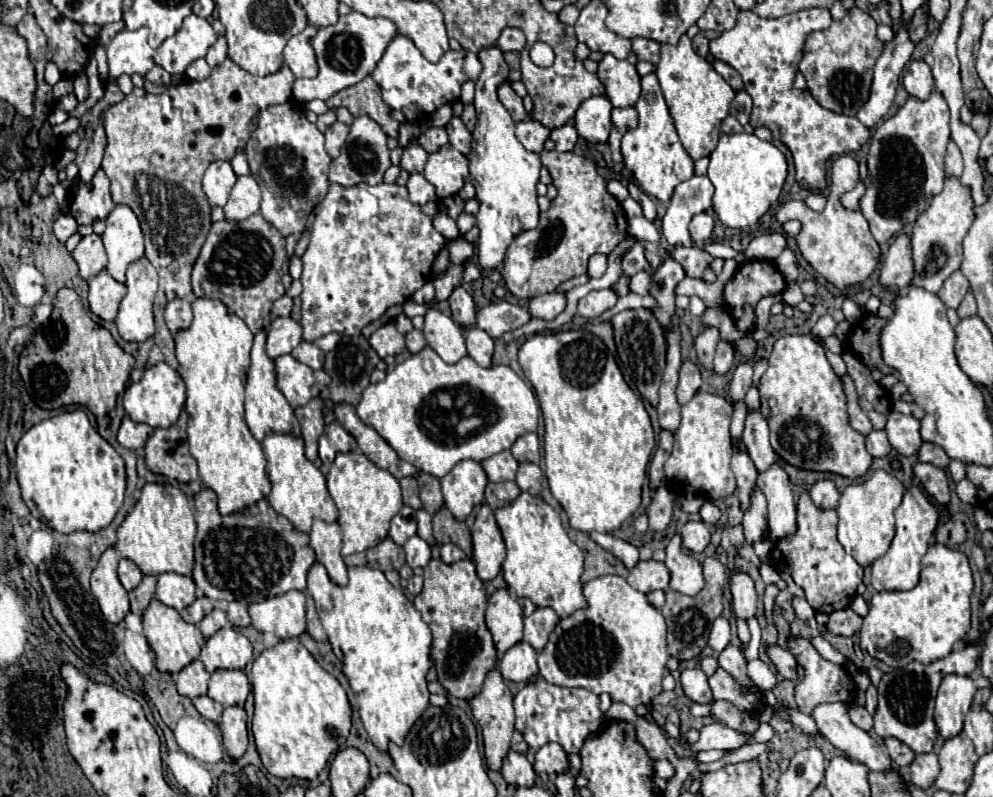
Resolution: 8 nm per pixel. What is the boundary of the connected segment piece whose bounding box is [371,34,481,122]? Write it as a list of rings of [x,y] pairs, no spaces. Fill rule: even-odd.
[[[397,34],[381,62],[377,64],[377,68],[373,70],[373,78],[381,88],[383,100],[393,108],[393,110],[401,110],[405,114],[407,120],[419,120],[423,122],[425,116],[429,116],[431,112],[435,112],[441,104],[449,104],[459,100],[459,92],[461,92],[461,84],[465,80],[477,80],[481,74],[481,62],[477,58],[477,54],[467,52],[467,50],[447,50],[439,62],[429,62],[421,56],[421,52],[417,50],[417,46],[403,34]]]

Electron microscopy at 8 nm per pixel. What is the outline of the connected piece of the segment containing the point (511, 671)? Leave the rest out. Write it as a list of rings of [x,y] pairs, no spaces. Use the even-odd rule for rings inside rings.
[[[517,642],[511,650],[505,652],[499,662],[501,676],[513,682],[527,682],[537,676],[537,650],[533,650],[527,642]]]

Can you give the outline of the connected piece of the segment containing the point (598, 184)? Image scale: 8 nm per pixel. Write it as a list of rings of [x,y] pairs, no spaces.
[[[543,150],[539,156],[543,166],[551,172],[559,196],[551,202],[547,212],[541,212],[539,226],[521,232],[505,254],[503,280],[517,298],[555,292],[561,282],[587,274],[587,260],[593,254],[609,254],[627,234],[627,214],[615,196],[607,192],[595,160],[557,150]]]

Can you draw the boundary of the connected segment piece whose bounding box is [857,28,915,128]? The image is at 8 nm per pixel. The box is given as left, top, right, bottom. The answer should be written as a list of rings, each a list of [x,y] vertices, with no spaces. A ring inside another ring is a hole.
[[[899,28],[895,32],[893,40],[885,42],[883,54],[877,58],[877,64],[875,64],[871,96],[865,102],[865,106],[857,112],[857,118],[867,128],[875,126],[875,122],[881,120],[887,114],[887,110],[891,108],[897,84],[899,84],[899,74],[901,74],[903,66],[911,60],[913,50],[915,50],[915,44],[909,38],[907,28]]]

